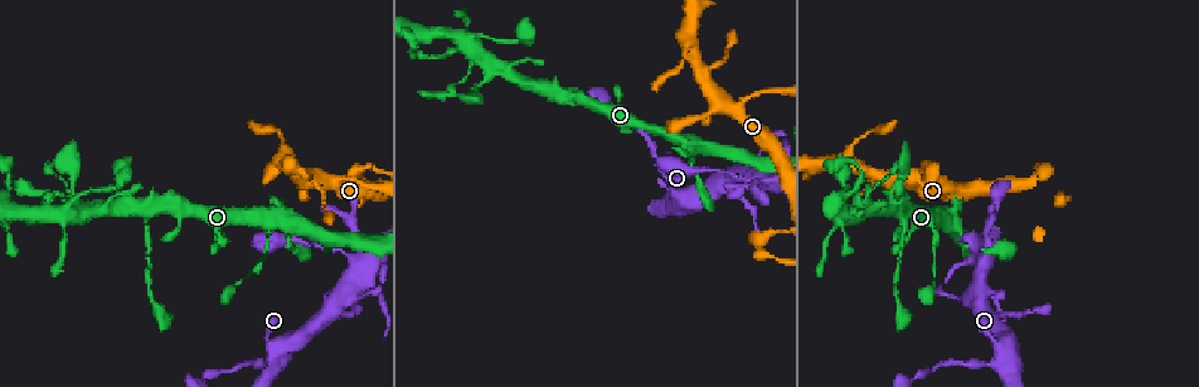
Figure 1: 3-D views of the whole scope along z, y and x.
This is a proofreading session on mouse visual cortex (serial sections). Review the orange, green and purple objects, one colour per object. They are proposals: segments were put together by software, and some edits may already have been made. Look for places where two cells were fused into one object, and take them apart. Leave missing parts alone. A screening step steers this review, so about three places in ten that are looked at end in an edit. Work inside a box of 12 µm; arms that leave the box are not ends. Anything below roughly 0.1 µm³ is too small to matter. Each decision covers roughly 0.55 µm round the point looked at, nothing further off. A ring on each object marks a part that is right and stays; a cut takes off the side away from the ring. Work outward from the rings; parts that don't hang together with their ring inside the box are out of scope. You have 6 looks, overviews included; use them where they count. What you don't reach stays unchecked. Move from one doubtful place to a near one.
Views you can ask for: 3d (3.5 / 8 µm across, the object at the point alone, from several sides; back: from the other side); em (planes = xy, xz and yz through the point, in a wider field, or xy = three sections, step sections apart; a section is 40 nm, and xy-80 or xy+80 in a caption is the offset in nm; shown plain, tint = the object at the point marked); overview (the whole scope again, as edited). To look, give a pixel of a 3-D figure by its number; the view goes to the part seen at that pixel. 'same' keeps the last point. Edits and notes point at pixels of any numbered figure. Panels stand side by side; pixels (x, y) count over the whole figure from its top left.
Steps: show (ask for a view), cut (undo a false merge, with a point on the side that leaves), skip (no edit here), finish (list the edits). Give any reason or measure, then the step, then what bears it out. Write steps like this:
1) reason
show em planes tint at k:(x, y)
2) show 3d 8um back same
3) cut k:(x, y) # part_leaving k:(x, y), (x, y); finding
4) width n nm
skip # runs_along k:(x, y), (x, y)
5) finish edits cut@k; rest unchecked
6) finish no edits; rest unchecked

two arms at a narrow angle
show 3d 3.5um at 1:(354, 265)

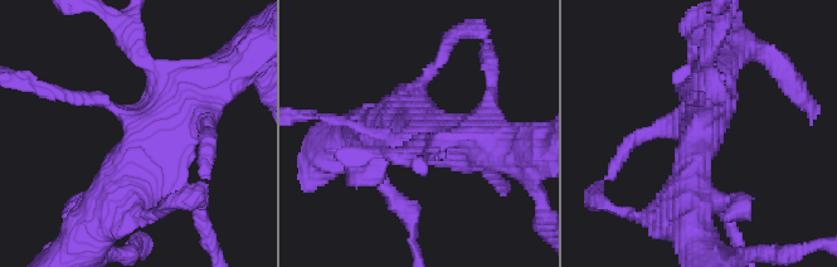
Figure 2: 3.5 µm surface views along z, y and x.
show em planes tint at 2:(699, 144)

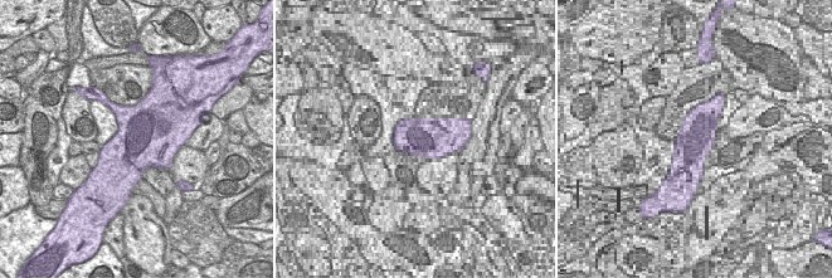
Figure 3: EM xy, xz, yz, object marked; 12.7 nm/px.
another direction
show em xy step 3 tint same

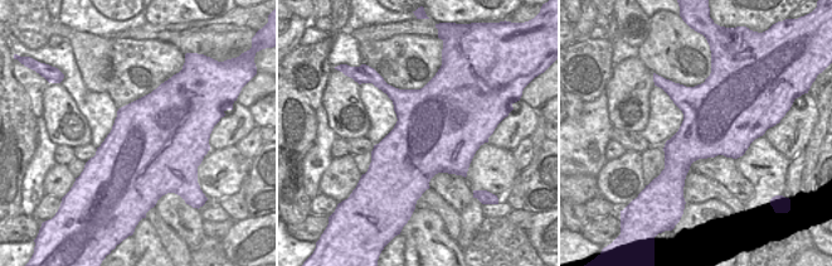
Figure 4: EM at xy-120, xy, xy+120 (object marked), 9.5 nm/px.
skip # runs_along 2:(98, 215), (164, 122), (156, 76); continuous, no second cell

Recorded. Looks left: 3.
sharp bend
show 3d 3.5um at 1:(900, 206)

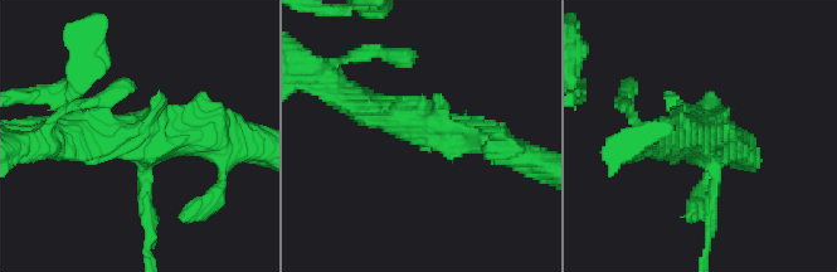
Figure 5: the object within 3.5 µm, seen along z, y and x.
show em xy step 5 tint at 5:(155, 131)

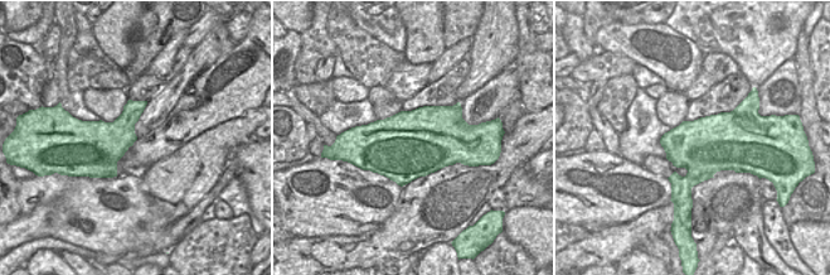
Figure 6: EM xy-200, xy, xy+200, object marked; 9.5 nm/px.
width 650 nm
skip # runs_along 5:(517, 152), (355, 101); continuous, no second cell

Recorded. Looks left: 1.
finish no edits; rest unchecked

